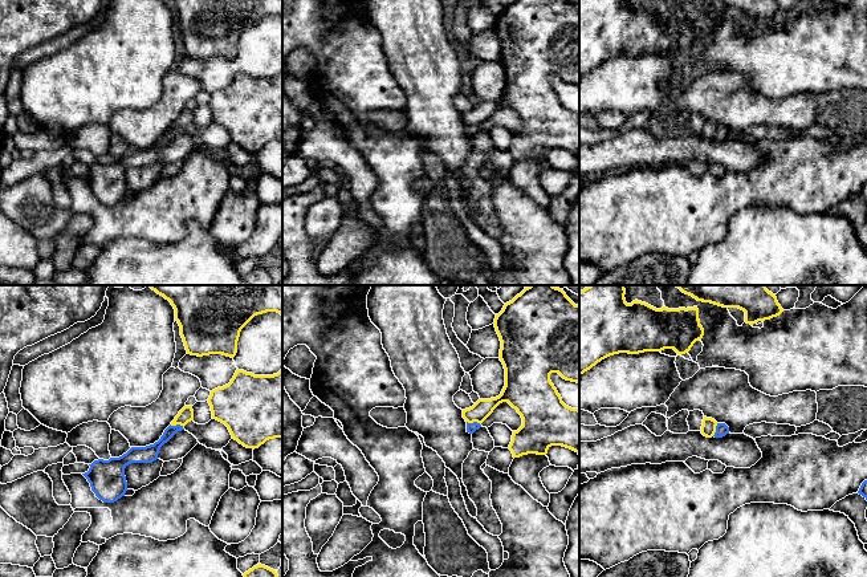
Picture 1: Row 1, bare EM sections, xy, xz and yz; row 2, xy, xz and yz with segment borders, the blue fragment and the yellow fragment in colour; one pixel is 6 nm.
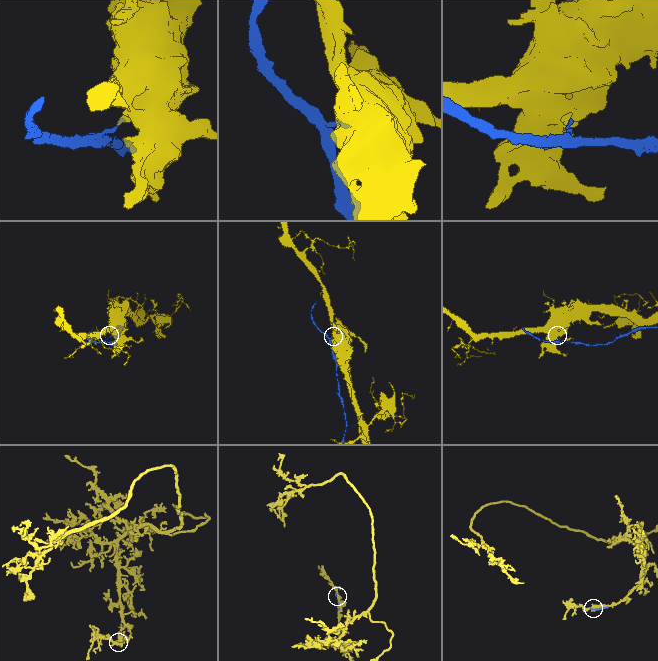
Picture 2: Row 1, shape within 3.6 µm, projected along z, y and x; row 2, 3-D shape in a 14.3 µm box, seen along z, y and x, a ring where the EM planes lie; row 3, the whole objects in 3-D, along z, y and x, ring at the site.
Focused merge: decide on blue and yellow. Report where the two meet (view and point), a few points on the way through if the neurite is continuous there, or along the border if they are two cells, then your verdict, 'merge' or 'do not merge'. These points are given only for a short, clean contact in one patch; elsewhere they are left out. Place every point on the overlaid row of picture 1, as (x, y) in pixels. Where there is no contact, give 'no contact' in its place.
contact xz (473, 422); border xz (467, 421), (480, 425); do not merge

